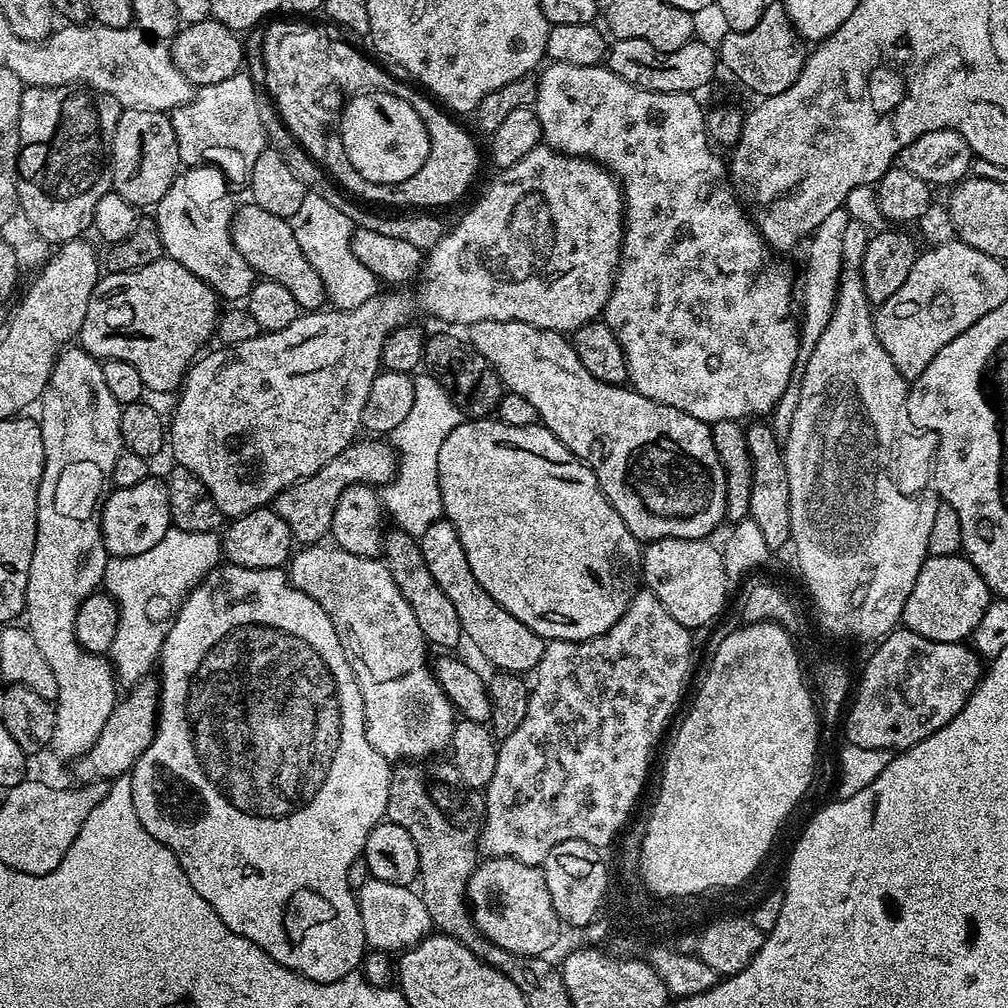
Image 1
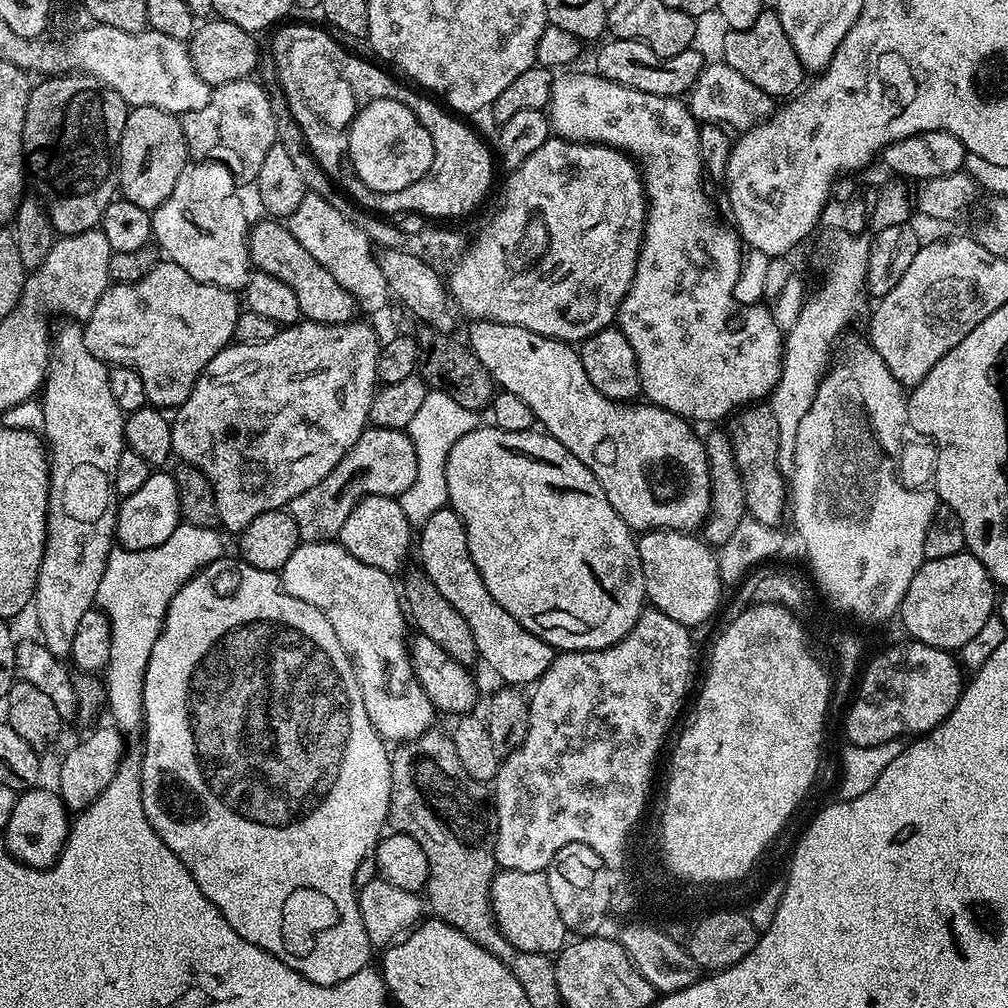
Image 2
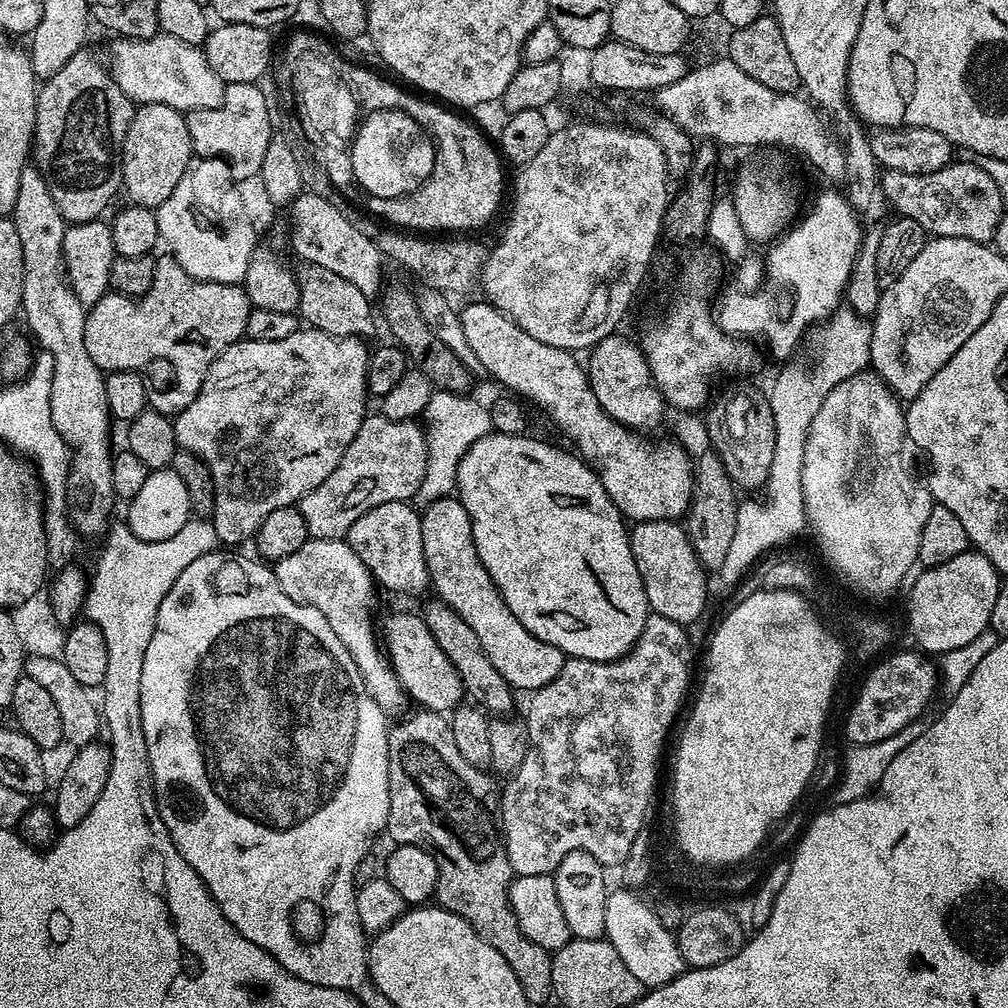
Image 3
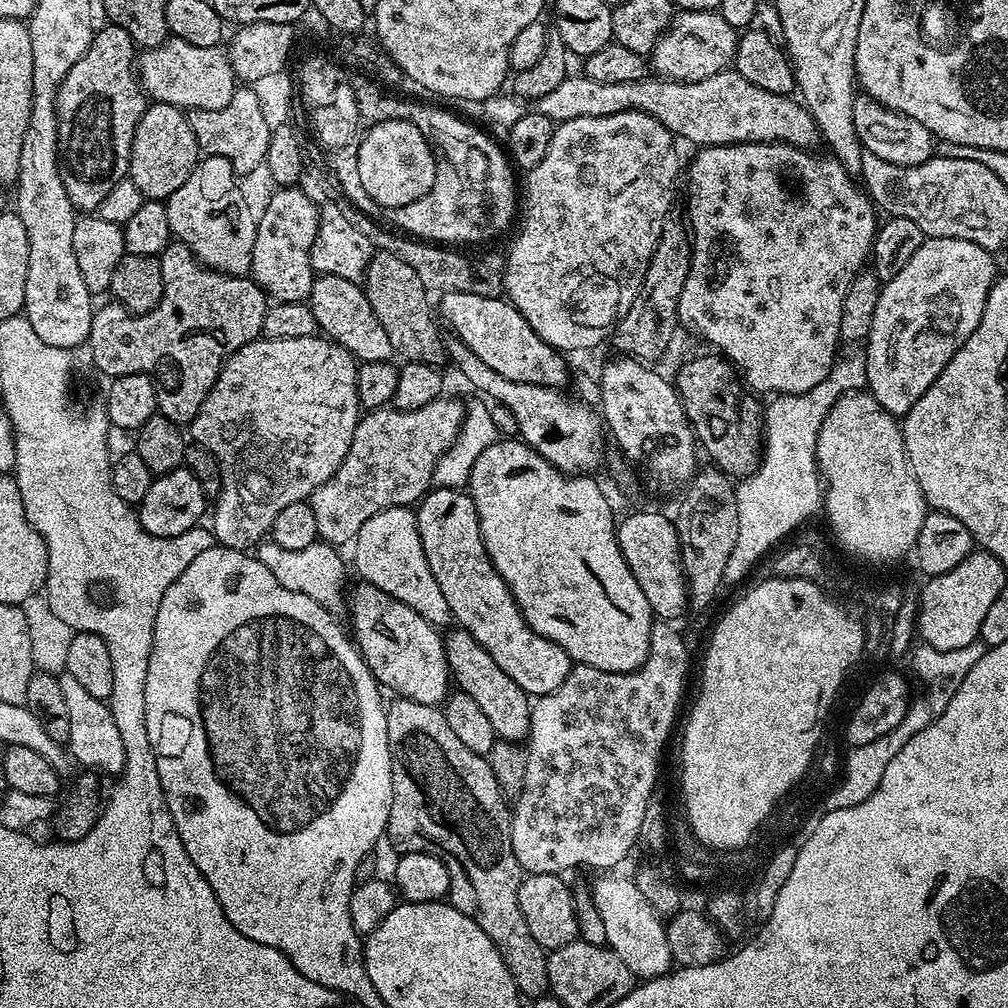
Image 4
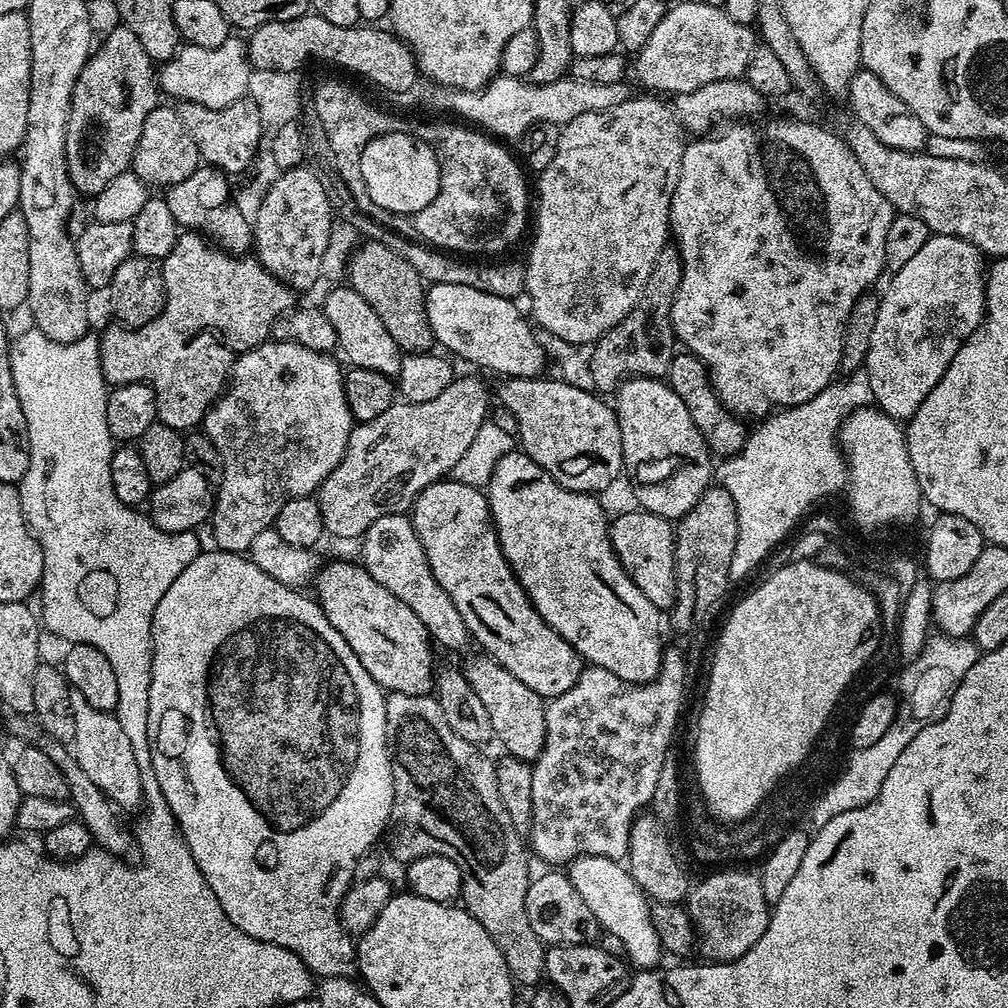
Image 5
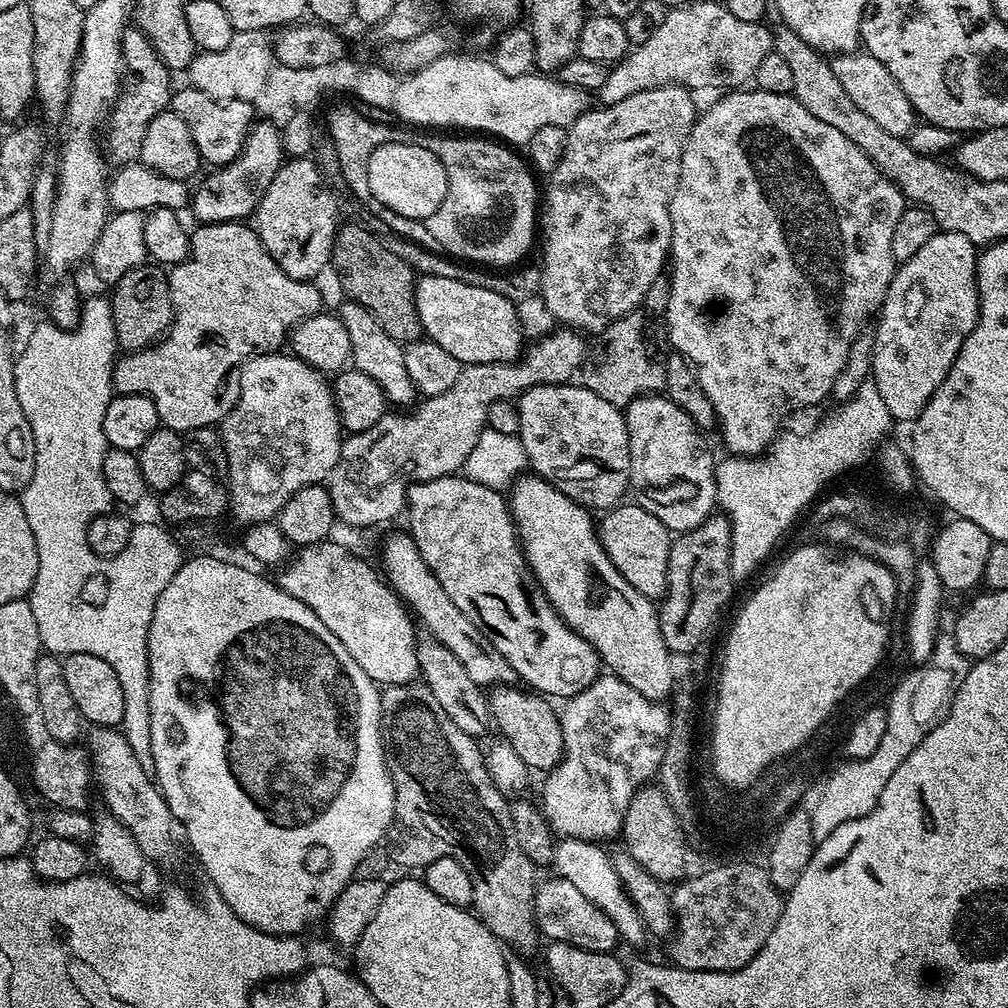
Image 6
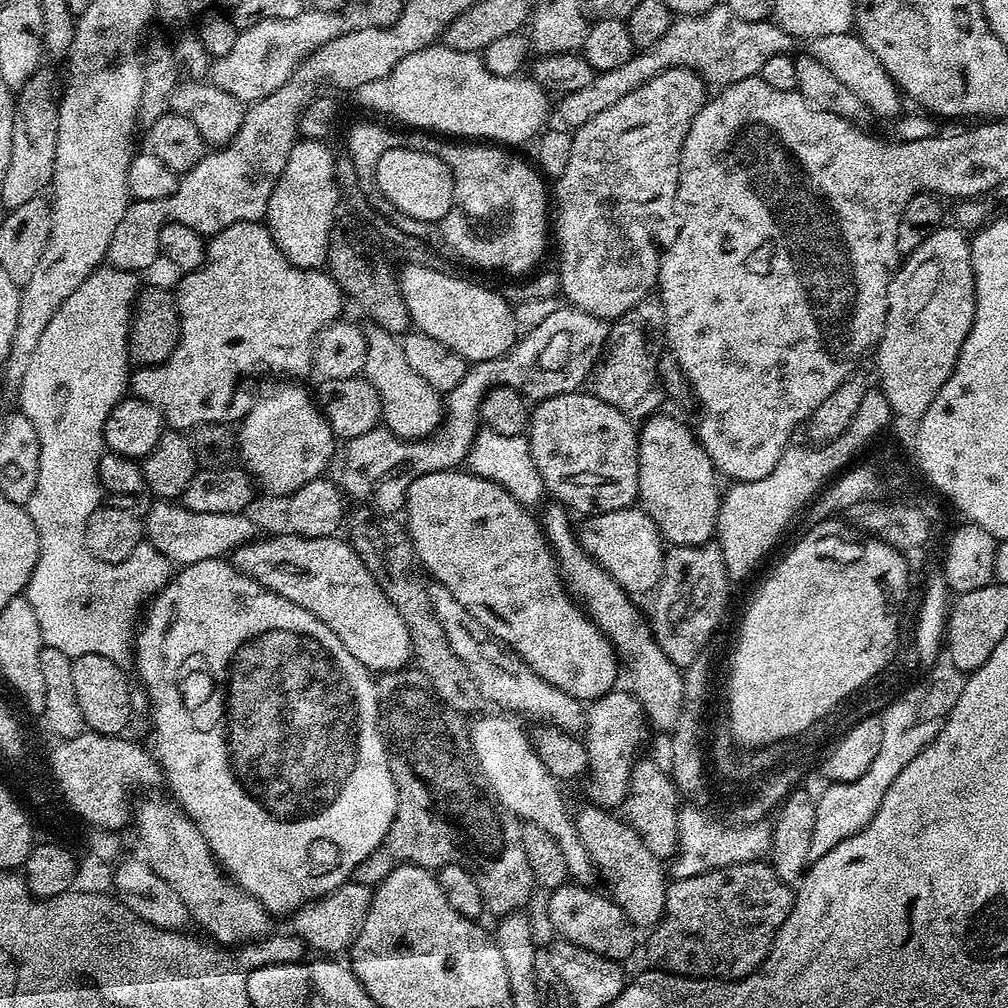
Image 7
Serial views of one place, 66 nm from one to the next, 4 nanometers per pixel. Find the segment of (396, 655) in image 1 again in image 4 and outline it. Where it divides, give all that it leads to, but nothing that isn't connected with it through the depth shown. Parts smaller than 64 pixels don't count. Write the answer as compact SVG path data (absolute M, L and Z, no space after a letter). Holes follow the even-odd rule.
M264 542L255 549L254 555L262 562L262 566L266 566L266 570L270 570L270 574L274 574L274 578L278 578L278 582L282 582L282 586L286 586L286 590L306 594L329 612L339 614L344 606L346 608L346 589L349 584L348 568L336 552L339 551L333 545L323 542L306 546L306 550L282 550L282 546Z

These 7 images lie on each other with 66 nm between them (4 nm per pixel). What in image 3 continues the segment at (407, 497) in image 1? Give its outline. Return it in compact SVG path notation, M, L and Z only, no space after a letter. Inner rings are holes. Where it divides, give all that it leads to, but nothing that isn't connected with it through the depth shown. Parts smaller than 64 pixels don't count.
M433 391L428 408L424 411L423 419L426 423L428 437L428 465L424 482L420 487L419 499L431 502L443 496L453 495L456 487L456 471L460 459L468 453L483 436L493 431L492 413L476 400L471 400L471 395L459 392Z

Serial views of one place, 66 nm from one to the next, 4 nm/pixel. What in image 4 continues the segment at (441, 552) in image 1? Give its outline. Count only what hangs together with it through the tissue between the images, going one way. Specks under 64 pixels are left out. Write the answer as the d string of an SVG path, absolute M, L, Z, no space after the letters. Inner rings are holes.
M433 487L419 501L415 514L422 546L430 562L430 570L438 586L442 586L442 594L446 594L446 602L450 606L455 623L471 633L487 650L490 658L494 658L494 662L498 662L498 666L506 670L506 674L510 674L510 678L514 678L514 682L518 682L520 689L527 692L529 697L539 698L558 690L572 672L574 661L568 657L566 650L562 650L562 646L550 642L545 636L535 632L525 620L524 613L516 605L512 591L508 589L508 584L500 577L498 570L492 564L492 559L488 557L484 538L480 533L478 510L471 495L458 488Z

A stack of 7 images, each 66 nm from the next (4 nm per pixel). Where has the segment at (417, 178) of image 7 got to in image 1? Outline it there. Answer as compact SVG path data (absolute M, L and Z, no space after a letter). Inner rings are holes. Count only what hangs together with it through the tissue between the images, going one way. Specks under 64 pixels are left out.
M361 92L351 97L338 117L338 135L350 166L371 184L406 182L422 170L422 162L430 154L430 138L422 118L410 102L402 102L390 92Z

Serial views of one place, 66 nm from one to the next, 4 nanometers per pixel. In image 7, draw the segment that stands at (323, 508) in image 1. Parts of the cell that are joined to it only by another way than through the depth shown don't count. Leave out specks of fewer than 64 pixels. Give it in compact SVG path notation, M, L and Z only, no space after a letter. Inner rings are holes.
M563 307L554 309L545 320L538 321L525 336L523 333L506 354L490 358L486 362L472 364L462 382L458 382L458 386L454 386L454 390L446 394L442 404L440 427L432 435L425 436L422 440L404 440L400 436L395 436L389 428L381 426L370 430L370 434L358 434L358 438L347 441L344 469L341 470L340 476L338 475L338 483L345 497L352 499L353 496L356 502L363 502L381 514L396 514L403 509L408 487L414 478L422 478L422 474L459 469L467 461L468 451L472 449L480 424L482 398L491 388L513 388L515 392L523 394L532 402L539 402L554 394L577 391L587 381L590 370L604 348L609 325L603 320L594 318L594 314L586 314L581 308Z

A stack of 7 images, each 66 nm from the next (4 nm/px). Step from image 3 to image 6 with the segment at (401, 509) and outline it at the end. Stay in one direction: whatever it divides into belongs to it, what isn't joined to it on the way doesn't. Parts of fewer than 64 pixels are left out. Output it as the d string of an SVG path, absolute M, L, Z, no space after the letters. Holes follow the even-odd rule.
M407 531L390 533L384 540L380 556L384 559L383 575L392 585L393 592L411 608L418 620L420 618L424 622L428 627L425 628L427 633L442 642L442 646L446 646L446 650L466 666L466 674L470 674L476 684L512 686L517 683L518 677L510 662L506 662L506 658L502 658L502 654L498 654L498 650L494 650L492 643L484 637L482 630L478 630L478 626L474 626L474 622L470 622L470 618L450 602L450 594L442 590L442 582L434 578L430 566L426 566L418 546Z

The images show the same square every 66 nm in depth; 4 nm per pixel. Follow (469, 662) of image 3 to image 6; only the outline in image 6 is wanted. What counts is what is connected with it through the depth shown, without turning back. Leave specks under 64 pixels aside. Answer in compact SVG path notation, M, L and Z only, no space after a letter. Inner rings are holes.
M520 686L493 687L487 698L495 727L500 727L503 741L511 746L514 754L522 758L529 770L537 768L540 774L551 772L564 754L560 718L557 709L552 709L553 701Z

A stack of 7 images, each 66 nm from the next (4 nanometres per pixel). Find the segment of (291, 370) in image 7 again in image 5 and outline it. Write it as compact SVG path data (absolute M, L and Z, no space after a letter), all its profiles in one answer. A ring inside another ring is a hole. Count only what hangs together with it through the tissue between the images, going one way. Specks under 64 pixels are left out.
M184 230L177 235L174 242L174 250L166 254L162 261L164 269L164 309L158 318L154 318L146 326L141 328L125 328L122 324L113 323L112 328L108 328L104 333L99 333L100 341L100 365L104 382L109 386L118 384L148 384L156 395L156 414L159 423L170 426L177 430L192 430L203 421L209 408L215 404L220 393L226 387L226 381L231 373L232 365L235 364L237 356L248 352L251 348L256 348L259 344L265 343L271 337L274 322L284 312L289 312L294 306L294 293L291 288L287 288L282 281L274 278L268 271L260 265L259 260L252 254L229 254L219 247L213 246L201 233L195 230Z

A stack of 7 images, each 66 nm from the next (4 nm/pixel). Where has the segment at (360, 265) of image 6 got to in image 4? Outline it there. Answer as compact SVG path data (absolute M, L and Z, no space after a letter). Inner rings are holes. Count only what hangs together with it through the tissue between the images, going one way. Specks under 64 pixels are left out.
M376 250L365 271L362 287L378 322L382 322L382 330L386 330L386 338L390 338L390 346L397 357L405 356L403 359L413 364L437 366L448 360L448 344L440 333L441 325L434 315L433 301L432 304L428 301L428 288L422 286L422 278L418 278L417 272L408 263L402 262L398 254Z

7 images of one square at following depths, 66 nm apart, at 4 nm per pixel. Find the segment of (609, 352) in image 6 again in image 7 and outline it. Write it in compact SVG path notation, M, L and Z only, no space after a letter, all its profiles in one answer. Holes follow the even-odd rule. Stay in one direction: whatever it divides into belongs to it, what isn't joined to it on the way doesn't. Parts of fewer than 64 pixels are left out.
M656 294L642 298L626 314L611 321L604 348L588 375L587 391L629 418L647 418L659 413L660 403L666 400L656 373L660 355L666 350L665 326L666 314Z

